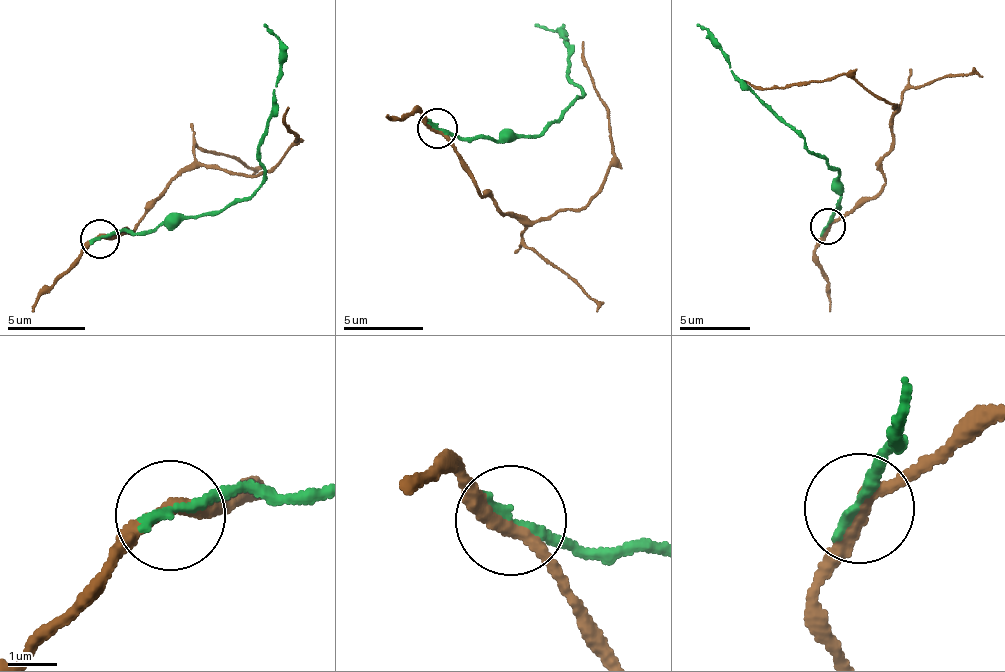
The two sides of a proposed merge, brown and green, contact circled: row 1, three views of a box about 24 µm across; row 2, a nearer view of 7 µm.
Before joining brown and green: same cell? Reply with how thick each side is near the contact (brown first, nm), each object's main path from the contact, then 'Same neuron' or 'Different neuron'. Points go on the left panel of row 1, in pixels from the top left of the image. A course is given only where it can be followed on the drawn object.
Thickness 280 nm (brown) against 240 nm. Course of brown: (99, 237), (134, 226), (171, 183), (202, 165), (250, 176), (270, 170), (296, 141), (289, 107). Course of green: (99, 237), (125, 229), (151, 235), (164, 223), (249, 199), (263, 185), (266, 119), (282, 51), (262, 23). Different neuron

